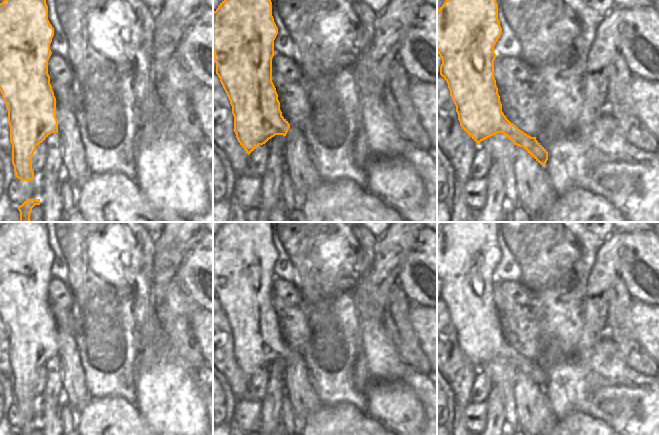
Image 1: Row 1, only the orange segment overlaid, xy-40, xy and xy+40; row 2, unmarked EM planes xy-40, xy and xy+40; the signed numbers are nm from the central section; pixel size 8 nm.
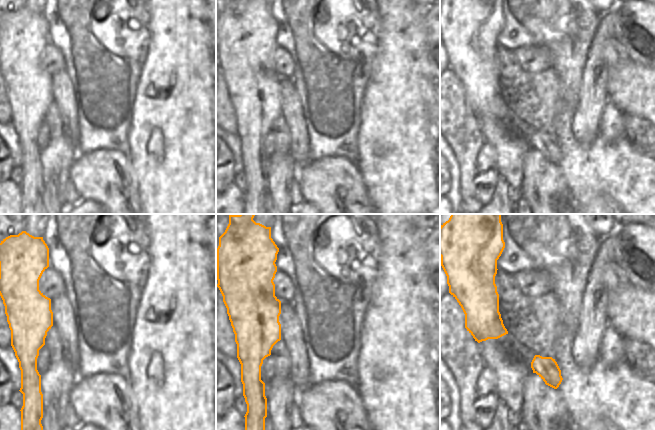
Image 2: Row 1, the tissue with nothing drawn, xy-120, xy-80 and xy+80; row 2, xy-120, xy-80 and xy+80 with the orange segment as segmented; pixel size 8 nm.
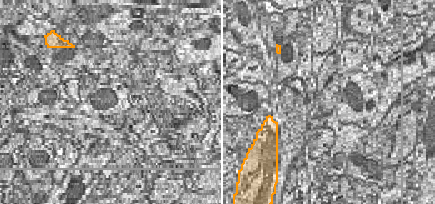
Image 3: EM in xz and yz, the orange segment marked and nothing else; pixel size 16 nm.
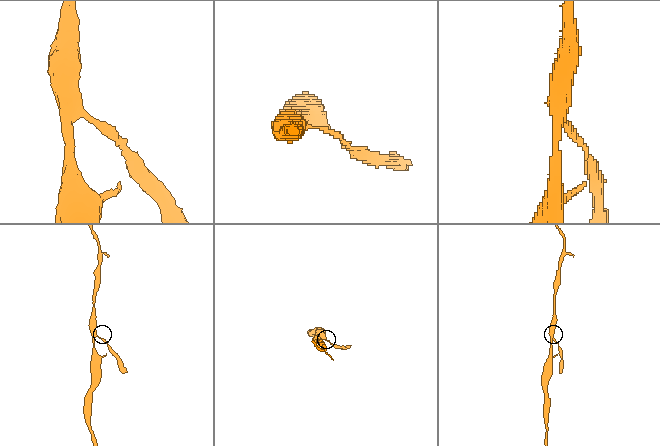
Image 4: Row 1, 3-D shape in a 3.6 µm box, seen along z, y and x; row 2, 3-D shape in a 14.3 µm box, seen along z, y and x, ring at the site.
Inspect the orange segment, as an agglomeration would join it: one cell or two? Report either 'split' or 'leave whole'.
leave whole

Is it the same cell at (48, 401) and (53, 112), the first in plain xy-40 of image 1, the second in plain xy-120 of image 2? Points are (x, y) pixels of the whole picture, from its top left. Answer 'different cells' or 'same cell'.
same cell

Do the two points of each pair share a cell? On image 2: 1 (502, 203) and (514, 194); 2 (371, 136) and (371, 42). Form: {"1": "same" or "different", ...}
{"1": "different", "2": "different"}

